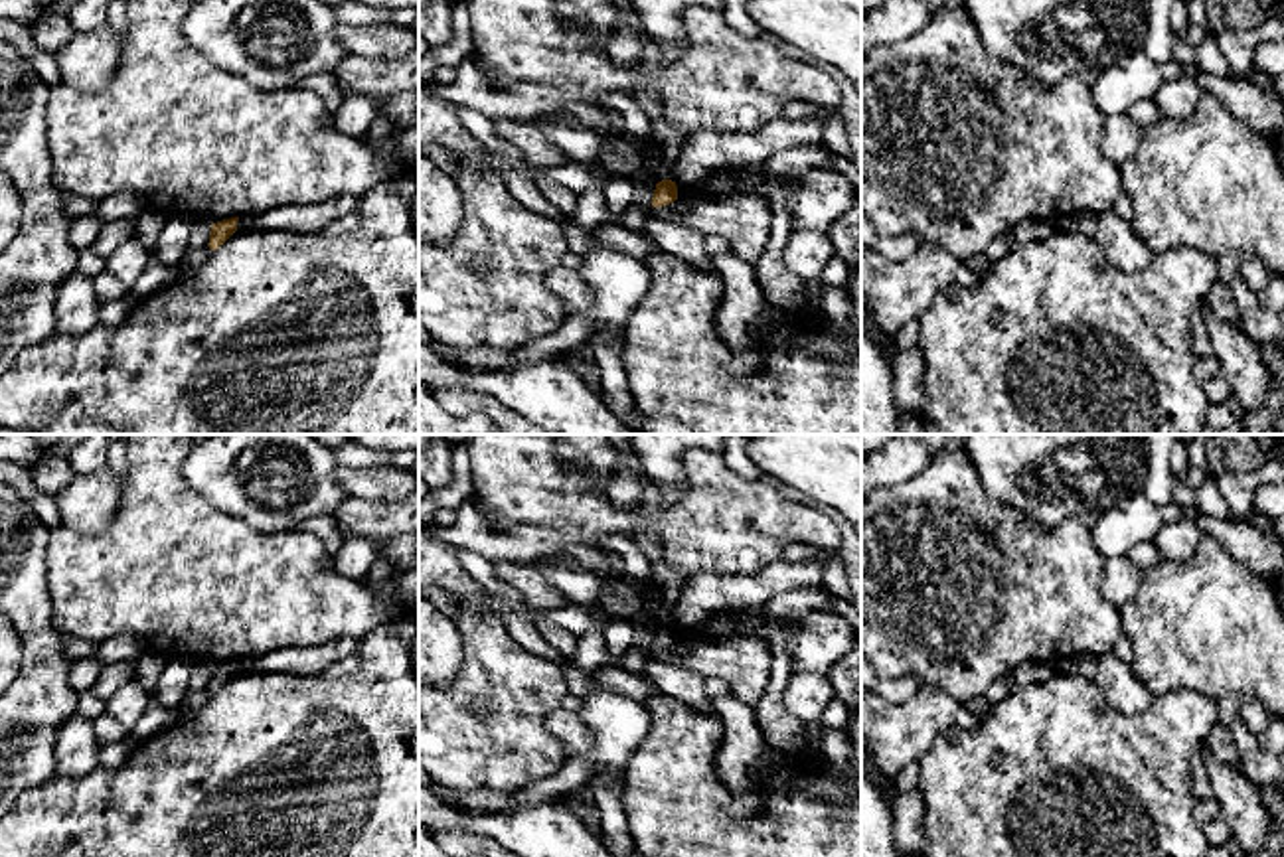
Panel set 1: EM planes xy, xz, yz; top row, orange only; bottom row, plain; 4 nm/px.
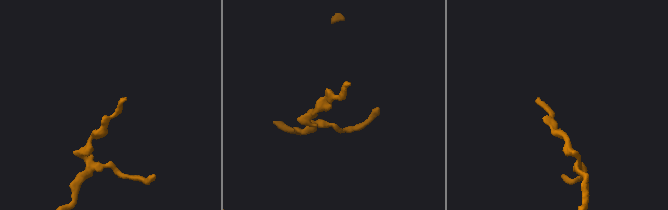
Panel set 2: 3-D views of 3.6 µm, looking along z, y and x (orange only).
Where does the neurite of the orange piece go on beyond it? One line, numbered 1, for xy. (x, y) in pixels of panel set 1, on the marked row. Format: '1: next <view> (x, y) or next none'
1: next none

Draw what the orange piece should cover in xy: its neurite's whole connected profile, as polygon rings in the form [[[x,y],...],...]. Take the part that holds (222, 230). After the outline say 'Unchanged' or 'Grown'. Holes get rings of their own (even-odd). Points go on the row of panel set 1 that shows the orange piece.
[[[239,217],[223,219],[211,223],[209,243],[211,251],[217,251],[235,231],[237,231]]]. Unchanged

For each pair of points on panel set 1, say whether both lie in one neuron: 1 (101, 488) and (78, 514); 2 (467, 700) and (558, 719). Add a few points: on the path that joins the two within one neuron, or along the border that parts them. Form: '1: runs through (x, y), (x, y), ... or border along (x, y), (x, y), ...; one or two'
1: runs through (95, 494), (83, 508); one
2: border along (558, 705), (548, 715), (546, 729), (569, 751); two

